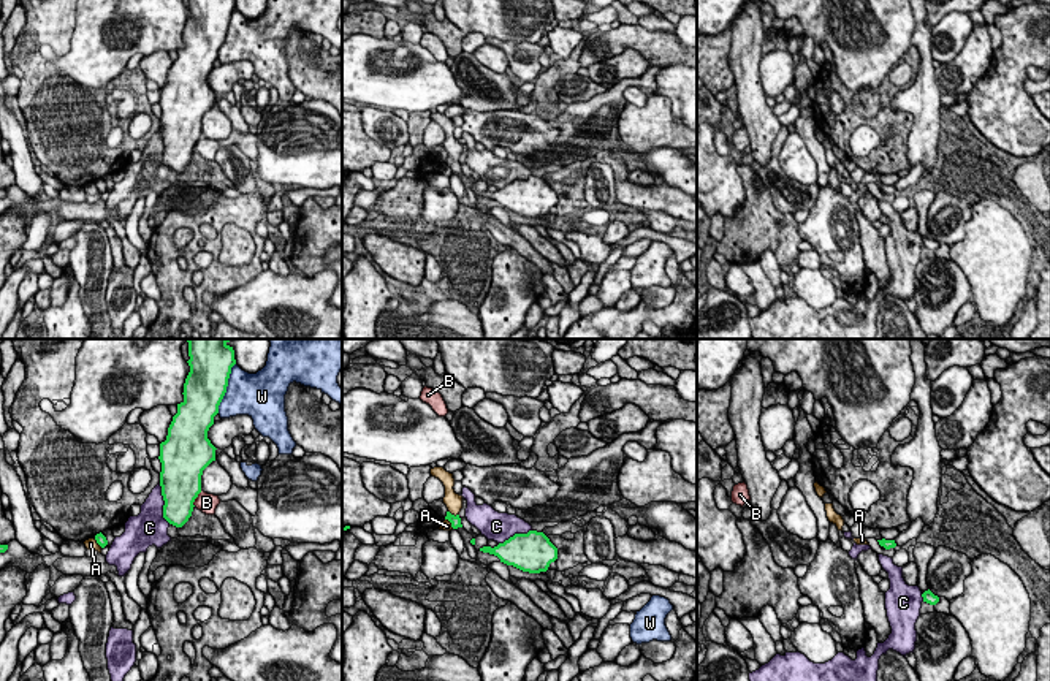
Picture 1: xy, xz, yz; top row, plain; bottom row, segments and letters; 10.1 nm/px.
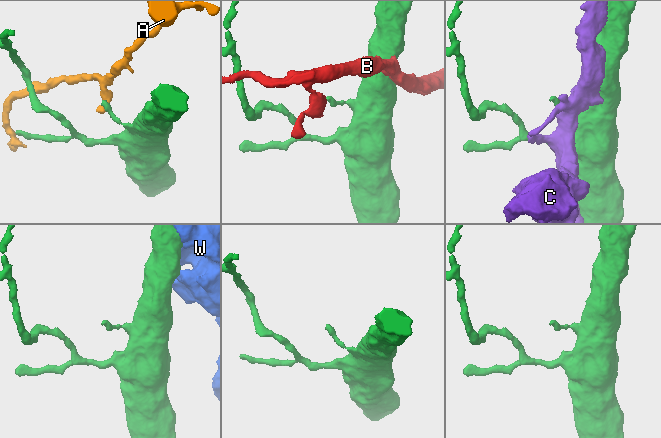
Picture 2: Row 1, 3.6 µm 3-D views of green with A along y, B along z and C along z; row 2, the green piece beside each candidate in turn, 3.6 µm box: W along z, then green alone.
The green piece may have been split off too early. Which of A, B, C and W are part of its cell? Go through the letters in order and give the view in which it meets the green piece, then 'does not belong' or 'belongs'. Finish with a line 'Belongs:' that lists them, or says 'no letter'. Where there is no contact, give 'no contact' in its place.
A: xz | does not belong
B: xy | does not belong
C: xy | does not belong
W: xy | does not belong
Belongs: no letter

